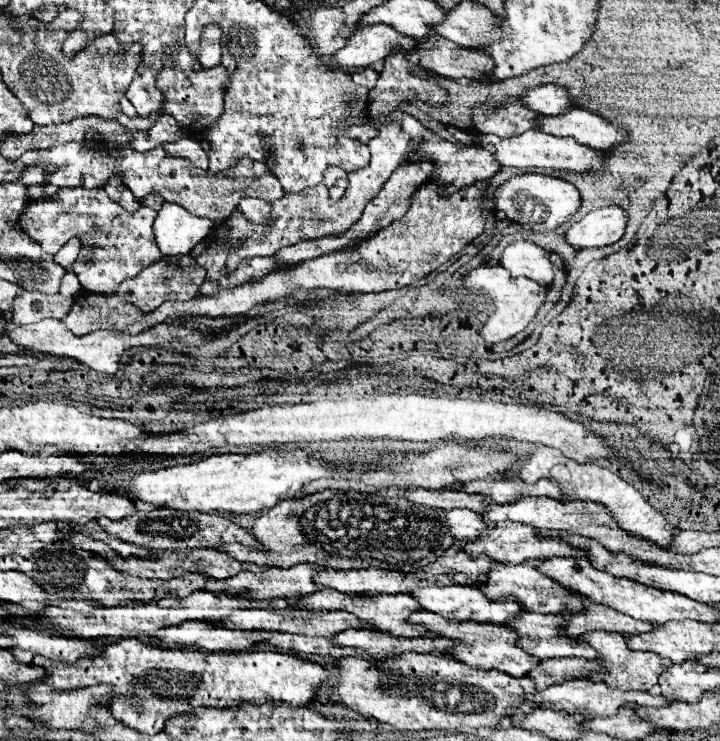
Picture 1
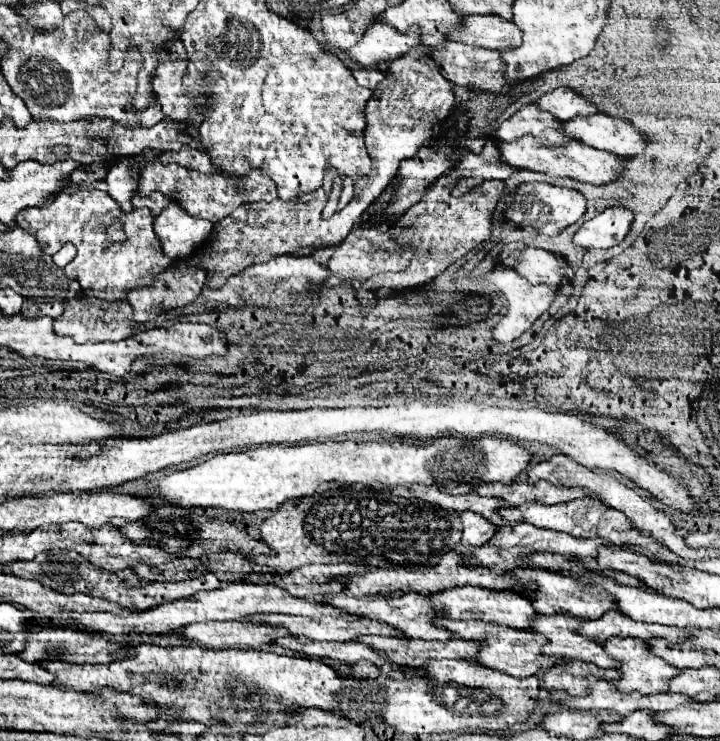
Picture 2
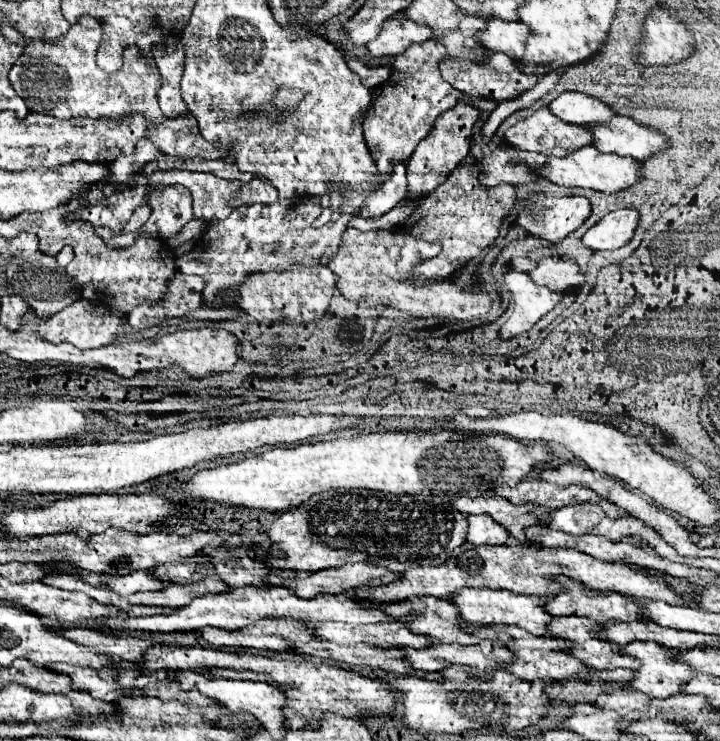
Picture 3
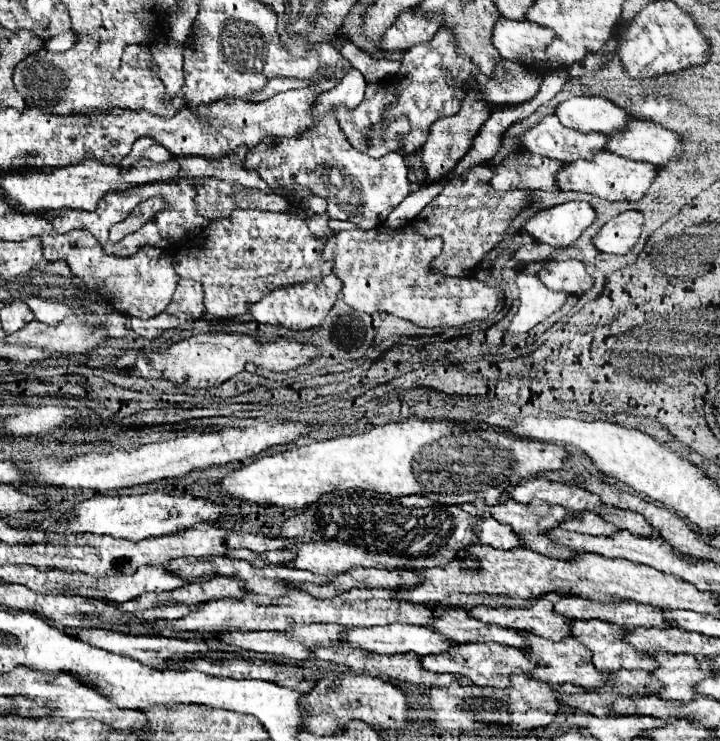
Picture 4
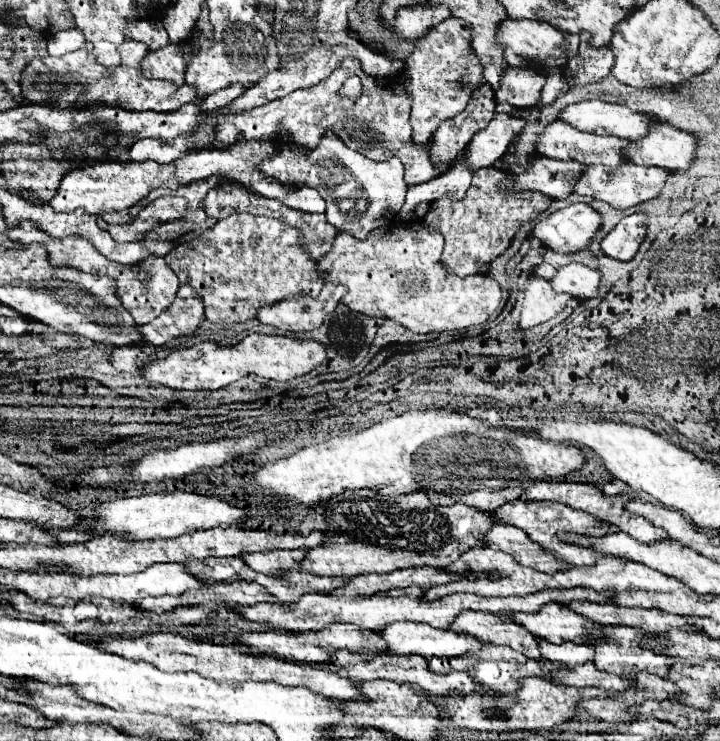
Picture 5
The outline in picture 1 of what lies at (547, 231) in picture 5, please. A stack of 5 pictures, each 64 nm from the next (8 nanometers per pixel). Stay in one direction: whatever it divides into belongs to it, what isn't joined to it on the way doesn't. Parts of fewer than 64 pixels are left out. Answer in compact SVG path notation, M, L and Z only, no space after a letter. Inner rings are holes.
M524 172L524 174L514 174L502 186L498 186L496 192L492 194L492 202L500 210L504 210L504 214L512 222L518 222L518 224L546 222L546 230L554 230L580 208L580 194L570 182L558 176Z

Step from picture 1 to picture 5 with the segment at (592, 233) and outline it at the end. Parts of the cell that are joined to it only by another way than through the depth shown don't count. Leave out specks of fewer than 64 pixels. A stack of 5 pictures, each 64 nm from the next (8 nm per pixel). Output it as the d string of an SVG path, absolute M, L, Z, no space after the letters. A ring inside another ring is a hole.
M630 214L626 218L622 218L600 242L600 248L604 254L618 258L618 260L630 260L644 234L646 234L646 216L644 214Z

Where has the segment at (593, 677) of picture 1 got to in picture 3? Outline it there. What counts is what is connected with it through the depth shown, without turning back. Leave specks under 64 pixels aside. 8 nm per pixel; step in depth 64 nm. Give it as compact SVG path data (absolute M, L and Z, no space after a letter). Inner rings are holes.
M630 642L618 646L620 654L628 654L640 662L640 668L634 670L634 678L626 684L630 690L640 690L648 696L666 698L680 692L680 684L692 676L692 668L672 660L672 654L666 652L656 642Z

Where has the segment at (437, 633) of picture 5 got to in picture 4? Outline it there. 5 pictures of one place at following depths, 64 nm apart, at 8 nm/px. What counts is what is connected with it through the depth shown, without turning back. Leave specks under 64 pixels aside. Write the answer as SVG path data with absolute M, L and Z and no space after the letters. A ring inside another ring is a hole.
M386 624L386 626L358 626L358 628L344 628L342 630L342 644L364 648L378 654L402 654L402 652L416 652L418 656L446 652L448 646L454 642L442 638L440 634L432 632L426 626L412 626L412 624Z

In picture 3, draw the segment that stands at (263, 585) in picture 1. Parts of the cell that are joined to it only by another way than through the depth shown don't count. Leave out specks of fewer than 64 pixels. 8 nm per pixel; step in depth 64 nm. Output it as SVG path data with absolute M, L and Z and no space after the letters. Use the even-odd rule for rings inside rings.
M344 564L340 568L326 568L316 572L296 572L296 578L286 582L286 588L300 598L314 598L318 594L340 594L368 582L392 582L400 572L392 572L372 564Z

